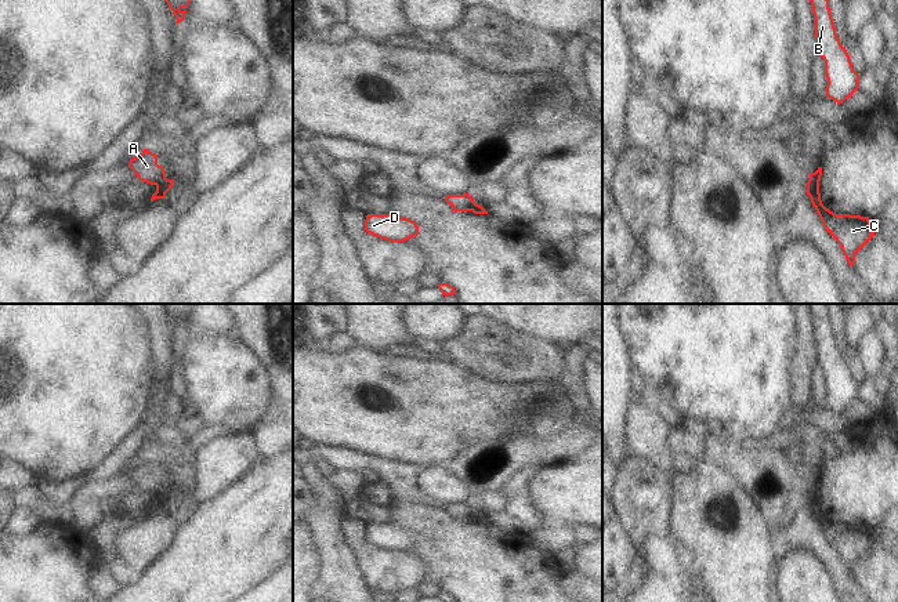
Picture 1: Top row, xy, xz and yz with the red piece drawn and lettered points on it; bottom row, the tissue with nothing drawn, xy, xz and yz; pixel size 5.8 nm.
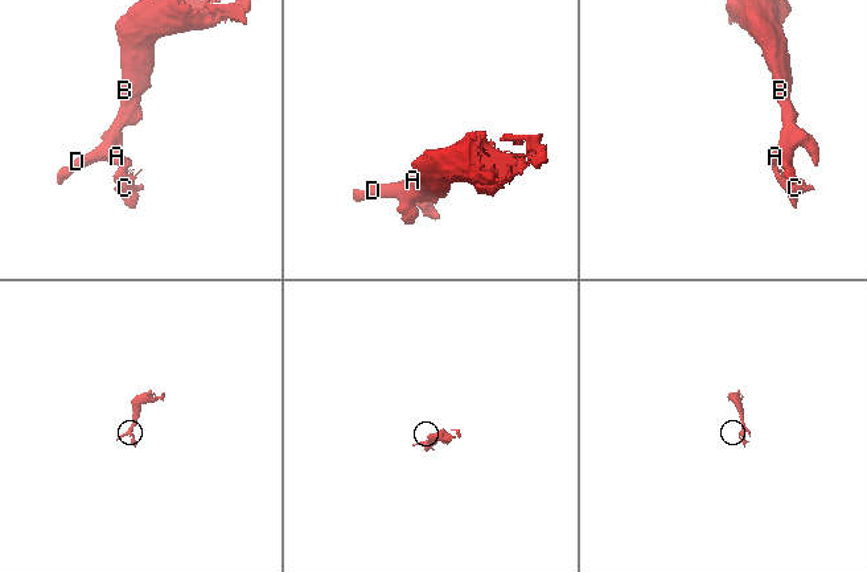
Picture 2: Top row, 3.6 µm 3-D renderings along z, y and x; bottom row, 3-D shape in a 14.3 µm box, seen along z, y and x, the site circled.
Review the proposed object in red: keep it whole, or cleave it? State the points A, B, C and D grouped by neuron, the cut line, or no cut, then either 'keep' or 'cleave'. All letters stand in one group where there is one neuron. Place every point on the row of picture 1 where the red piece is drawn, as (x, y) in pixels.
A B D / C; cut in xy along (165, 174), (156, 185); cleave

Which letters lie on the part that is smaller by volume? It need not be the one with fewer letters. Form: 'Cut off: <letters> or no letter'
Cut off: C

